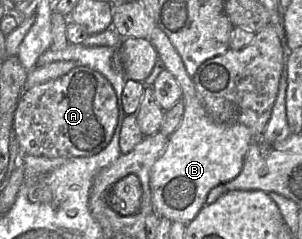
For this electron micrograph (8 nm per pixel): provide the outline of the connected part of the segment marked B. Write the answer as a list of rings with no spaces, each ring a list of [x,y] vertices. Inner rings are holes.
[[[156,26],[149,41],[178,81],[185,112],[178,128],[169,136],[164,152],[155,162],[150,177],[154,211],[172,222],[190,223],[206,204],[209,191],[215,186],[233,180],[243,169],[250,145],[255,141],[251,130],[243,124],[221,125],[206,113],[197,95],[195,83],[186,71],[182,58],[167,35]]]

